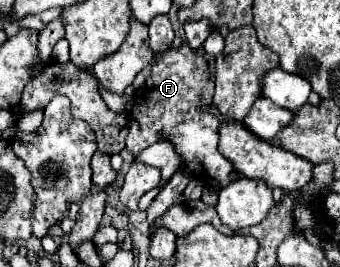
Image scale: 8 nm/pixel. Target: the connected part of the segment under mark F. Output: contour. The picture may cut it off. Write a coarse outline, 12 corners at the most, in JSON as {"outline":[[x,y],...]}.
{"outline":[[158,54],[134,94],[126,148],[168,136],[210,188],[232,182],[208,108],[214,56]]}

